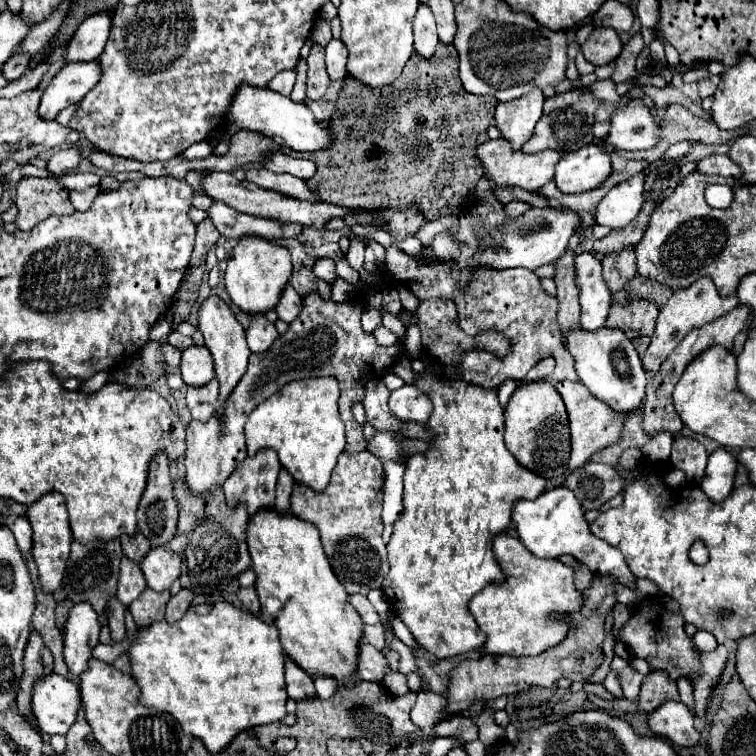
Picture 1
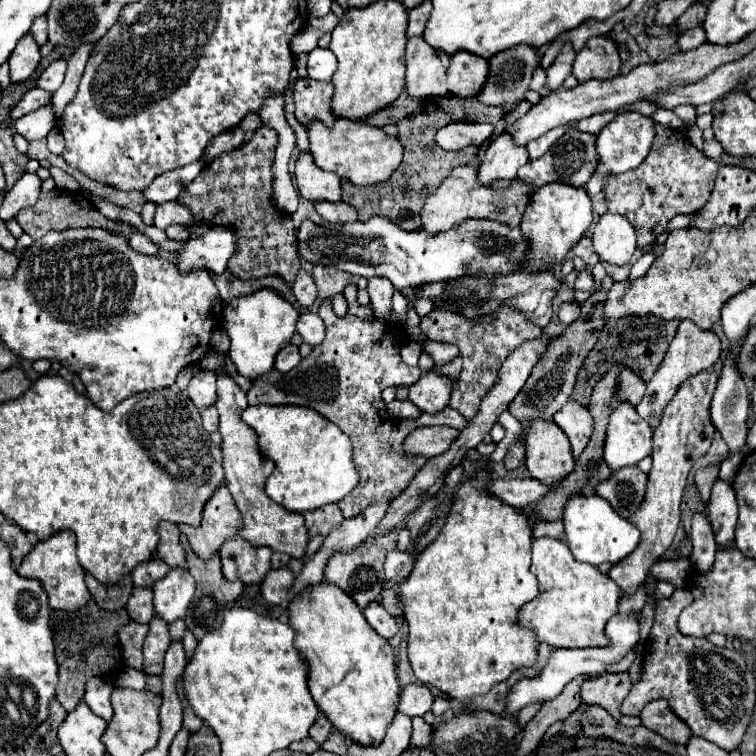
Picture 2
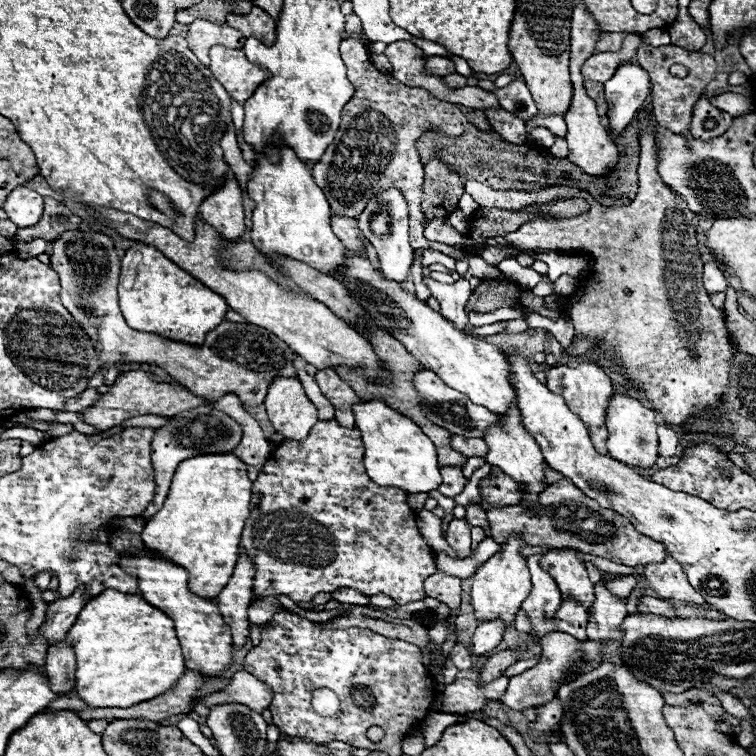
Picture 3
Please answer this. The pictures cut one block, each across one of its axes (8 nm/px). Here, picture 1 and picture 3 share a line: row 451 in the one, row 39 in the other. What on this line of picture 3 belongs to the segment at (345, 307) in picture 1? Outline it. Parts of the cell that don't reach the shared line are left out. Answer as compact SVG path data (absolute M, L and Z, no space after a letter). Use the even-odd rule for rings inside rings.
M352 13L345 17L345 31L348 32L348 38L342 40L340 54L348 68L348 78L354 84L356 92L342 110L342 122L334 142L326 148L324 156L312 164L314 180L328 196L332 212L356 218L364 210L370 196L378 194L382 188L392 188L392 186L400 188L408 202L409 242L414 250L430 248L446 256L452 256L456 260L466 258L472 266L472 276L510 284L508 278L496 266L488 264L480 256L472 256L464 250L448 248L446 244L430 242L424 238L424 214L420 210L424 170L422 170L420 154L416 150L416 142L428 130L442 132L452 138L460 136L468 124L466 116L458 110L458 106L436 100L422 88L408 88L390 74L382 74L380 70L372 68L364 42L356 38L356 34L362 34L362 24L356 14ZM194 20L190 24L188 36L186 36L192 52L200 58L200 62L205 66L209 66L209 50L214 44L222 44L226 48L242 48L246 38L232 26L228 24L214 24L208 20Z

